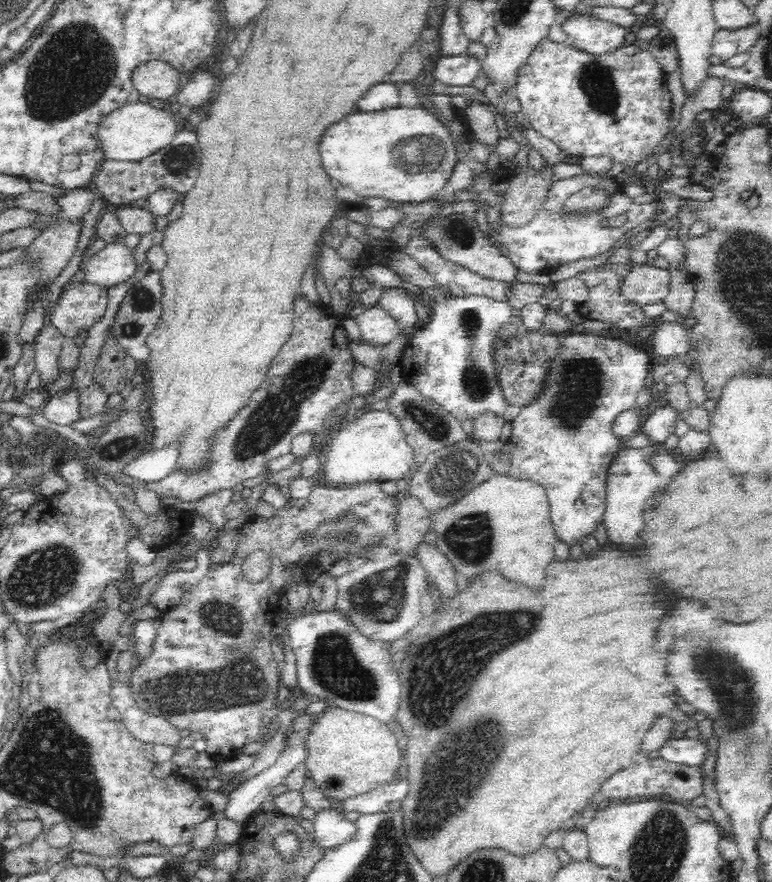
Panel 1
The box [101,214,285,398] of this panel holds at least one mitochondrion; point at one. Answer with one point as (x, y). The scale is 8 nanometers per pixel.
(143, 301)

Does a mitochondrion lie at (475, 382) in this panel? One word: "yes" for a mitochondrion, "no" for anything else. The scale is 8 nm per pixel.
yes

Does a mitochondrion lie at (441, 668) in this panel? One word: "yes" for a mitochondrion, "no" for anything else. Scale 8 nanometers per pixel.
yes

